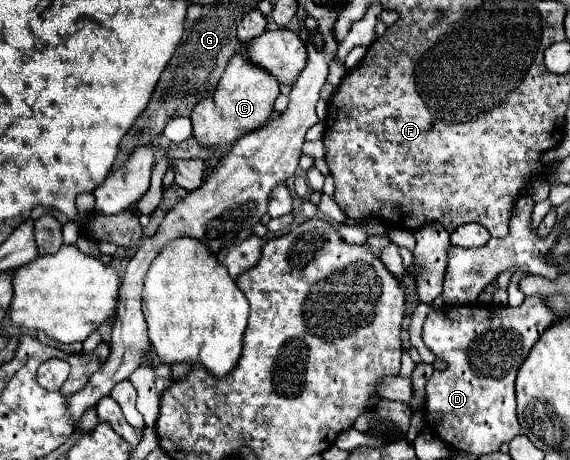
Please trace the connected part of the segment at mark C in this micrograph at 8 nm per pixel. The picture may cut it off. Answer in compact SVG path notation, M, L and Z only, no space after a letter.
M244 43L242 49L228 61L226 71L214 95L200 101L200 105L192 109L190 119L194 127L194 137L202 147L234 143L236 139L262 127L270 119L274 101L280 95L280 83L272 73L264 71L260 65L254 65L246 57L246 53L248 53L248 45Z

